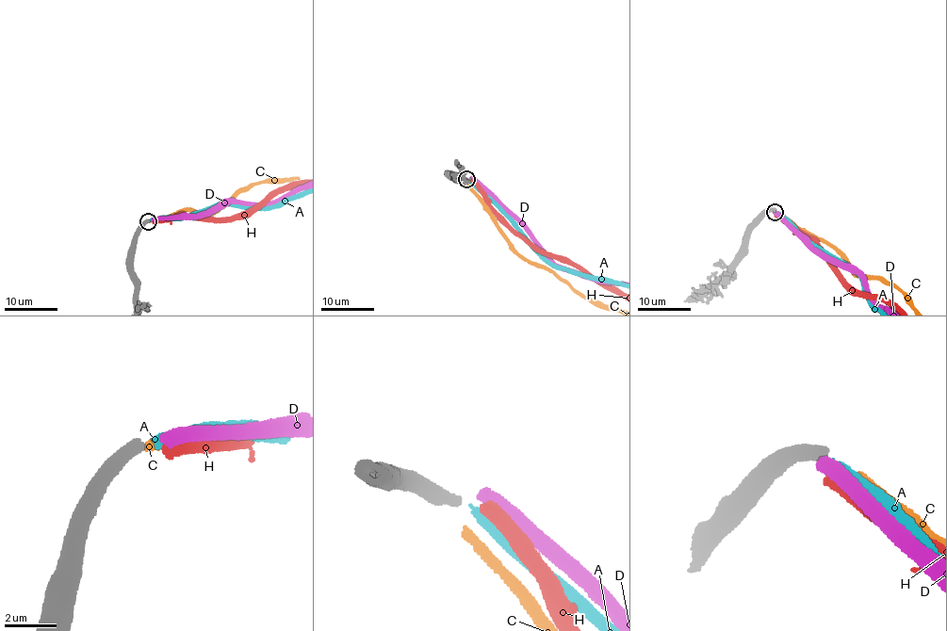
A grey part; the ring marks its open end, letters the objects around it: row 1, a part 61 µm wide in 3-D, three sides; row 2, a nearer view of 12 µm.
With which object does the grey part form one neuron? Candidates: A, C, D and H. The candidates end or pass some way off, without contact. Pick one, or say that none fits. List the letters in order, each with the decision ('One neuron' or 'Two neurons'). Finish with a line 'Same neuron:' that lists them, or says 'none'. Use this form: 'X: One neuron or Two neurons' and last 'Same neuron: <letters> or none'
A: Two neurons
C: Two neurons
D: Two neurons
H: One neuron
Same neuron: H

